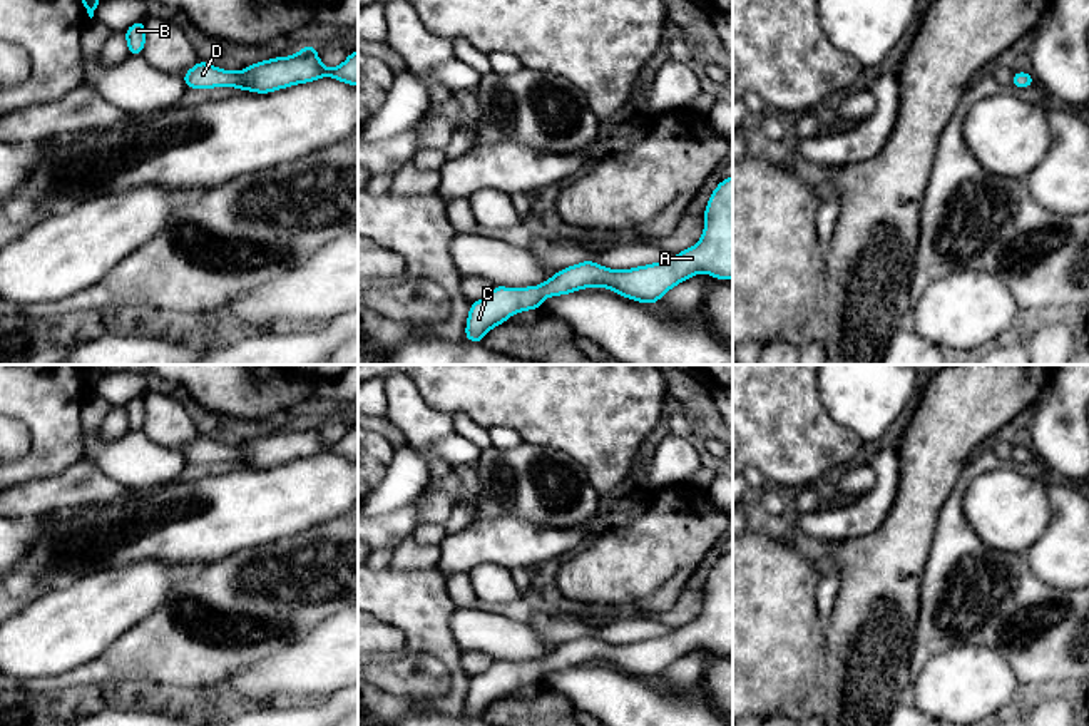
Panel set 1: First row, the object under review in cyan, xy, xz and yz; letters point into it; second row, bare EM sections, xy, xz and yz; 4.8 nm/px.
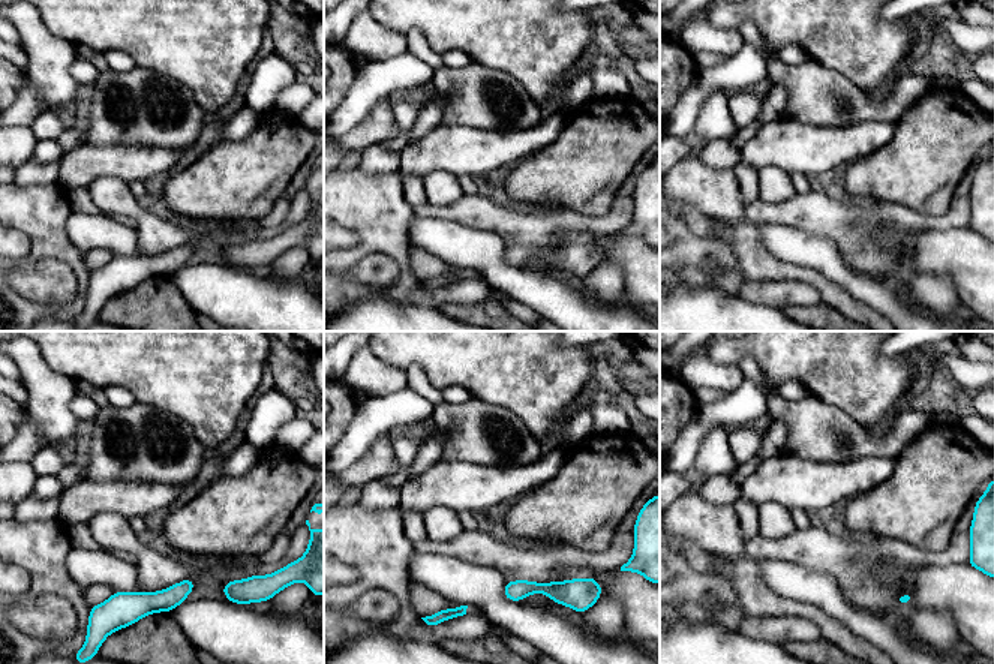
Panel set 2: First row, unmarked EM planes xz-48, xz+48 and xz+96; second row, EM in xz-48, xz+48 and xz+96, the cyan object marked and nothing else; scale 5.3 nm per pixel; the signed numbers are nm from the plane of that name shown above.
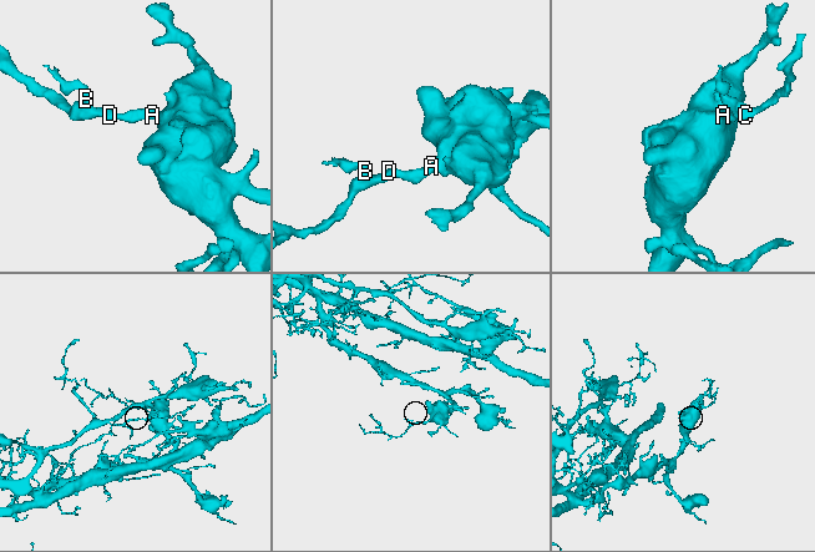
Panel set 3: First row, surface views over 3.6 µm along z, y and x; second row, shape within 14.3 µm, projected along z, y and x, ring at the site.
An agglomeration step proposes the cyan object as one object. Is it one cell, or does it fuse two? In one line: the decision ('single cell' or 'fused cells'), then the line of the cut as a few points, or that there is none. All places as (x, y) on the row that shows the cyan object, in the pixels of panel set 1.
single cell | no cut

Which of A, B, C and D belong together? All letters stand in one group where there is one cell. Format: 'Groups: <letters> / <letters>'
Groups: A B C D

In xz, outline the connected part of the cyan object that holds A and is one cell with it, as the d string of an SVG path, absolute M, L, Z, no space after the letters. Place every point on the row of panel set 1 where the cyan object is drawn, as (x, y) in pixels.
M733 176L721 179L704 209L704 233L689 249L662 263L632 269L607 269L592 261L560 269L539 286L493 286L482 299L470 303L467 341L480 343L485 335L512 314L540 309L549 296L575 293L584 288L607 288L644 304L654 304L676 284L706 273L716 279L733 279Z

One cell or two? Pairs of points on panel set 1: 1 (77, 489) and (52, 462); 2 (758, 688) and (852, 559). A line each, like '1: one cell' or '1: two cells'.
1: two cells
2: two cells

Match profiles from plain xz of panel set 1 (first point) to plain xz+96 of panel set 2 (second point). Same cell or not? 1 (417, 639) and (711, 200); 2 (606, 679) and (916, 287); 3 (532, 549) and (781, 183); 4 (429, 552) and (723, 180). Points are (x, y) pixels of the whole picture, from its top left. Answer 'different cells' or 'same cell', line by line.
1: same cell
2: different cells
3: different cells
4: different cells

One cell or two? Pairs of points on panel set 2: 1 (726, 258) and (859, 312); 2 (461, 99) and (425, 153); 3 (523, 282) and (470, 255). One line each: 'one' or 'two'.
1: two
2: two
3: one

